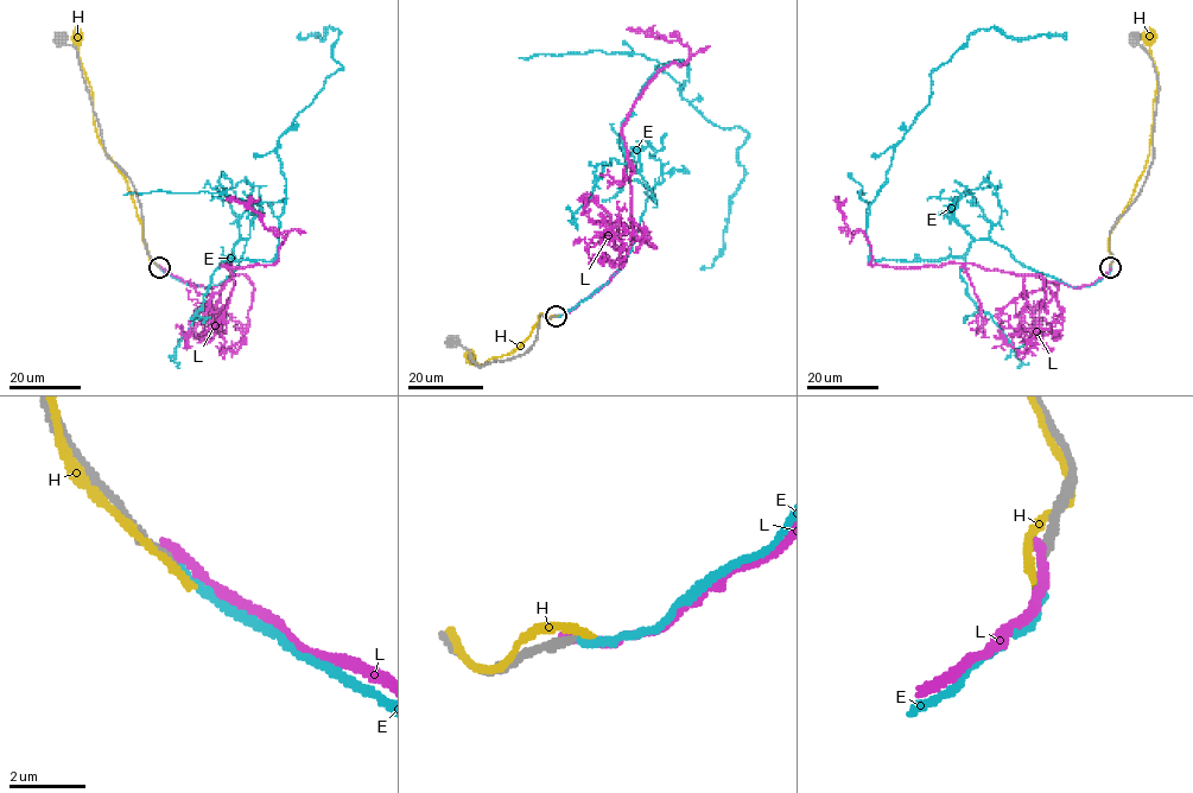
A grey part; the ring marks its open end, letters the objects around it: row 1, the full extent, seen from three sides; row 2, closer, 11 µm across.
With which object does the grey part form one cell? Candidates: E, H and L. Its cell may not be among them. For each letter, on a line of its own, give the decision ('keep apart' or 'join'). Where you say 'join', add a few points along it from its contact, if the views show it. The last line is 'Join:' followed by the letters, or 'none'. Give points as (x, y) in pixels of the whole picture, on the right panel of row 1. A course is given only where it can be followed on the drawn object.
E: join | via (1110, 267), (1071, 287), (984, 239), (868, 261), (869, 205), (930, 74), (979, 29), (1065, 32)
H: keep apart
L: keep apart
Join: E

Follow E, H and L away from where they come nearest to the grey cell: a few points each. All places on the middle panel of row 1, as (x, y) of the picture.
E: (557, 315), (630, 249), (647, 188), (621, 125), (680, 59), (680, 95), (750, 134), (704, 268)
H: (554, 315), (538, 315), (531, 334), (513, 353), (483, 365), (469, 357)
L: (554, 316), (623, 265), (633, 236), (632, 162), (621, 128), (648, 83), (690, 58), (678, 40), (627, 29)

